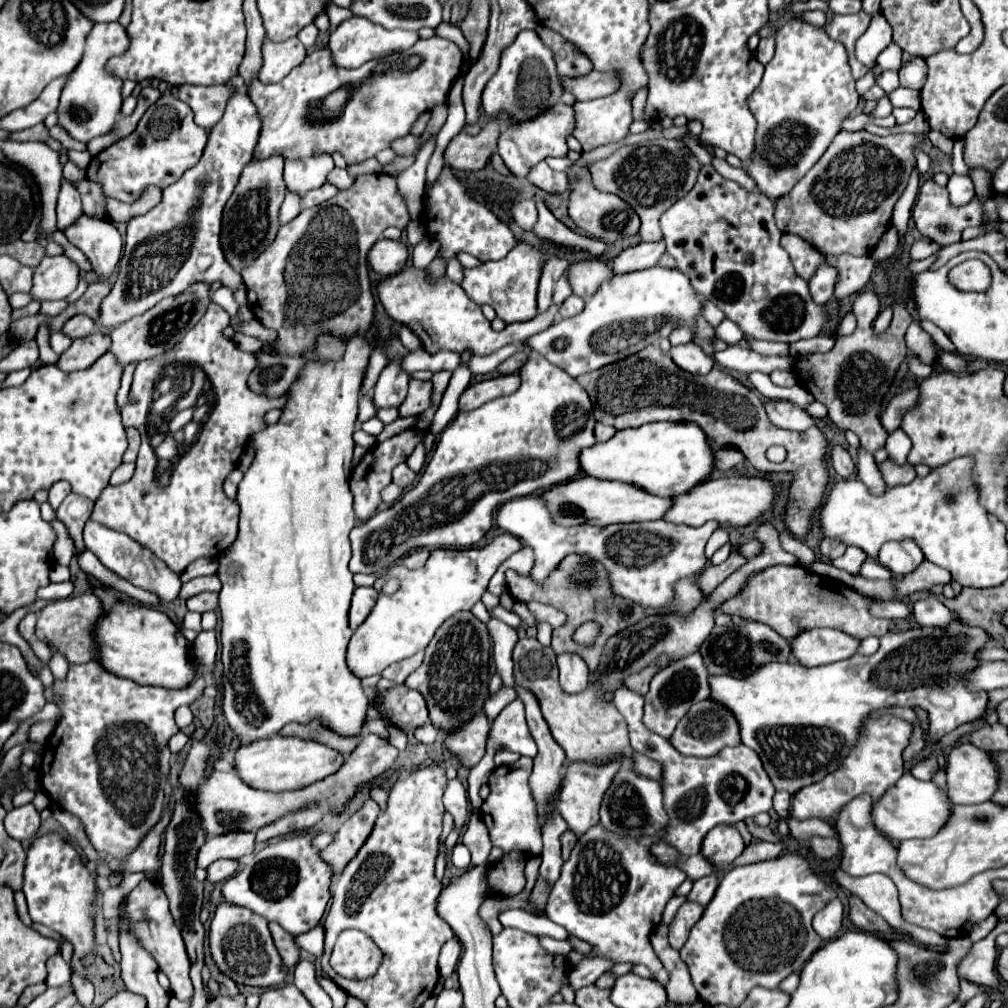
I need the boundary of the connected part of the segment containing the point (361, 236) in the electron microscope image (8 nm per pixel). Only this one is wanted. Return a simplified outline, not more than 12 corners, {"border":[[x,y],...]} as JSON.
{"border":[[396,179],[352,187],[282,225],[240,271],[248,307],[300,355],[366,333],[366,255],[404,229]]}

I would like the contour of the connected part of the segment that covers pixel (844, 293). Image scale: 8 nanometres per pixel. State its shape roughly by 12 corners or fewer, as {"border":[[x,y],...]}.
{"border":[[852,255],[828,257],[836,267],[834,297],[864,289],[876,261]]}

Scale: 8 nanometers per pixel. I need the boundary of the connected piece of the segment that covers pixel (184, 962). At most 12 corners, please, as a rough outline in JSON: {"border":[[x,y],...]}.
{"border":[[140,881],[124,899],[132,935],[192,997],[188,959],[160,883]]}

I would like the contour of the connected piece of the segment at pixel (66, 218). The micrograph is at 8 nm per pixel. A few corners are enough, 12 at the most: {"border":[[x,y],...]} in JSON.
{"border":[[62,181],[58,195],[58,229],[82,215],[80,193]]}

